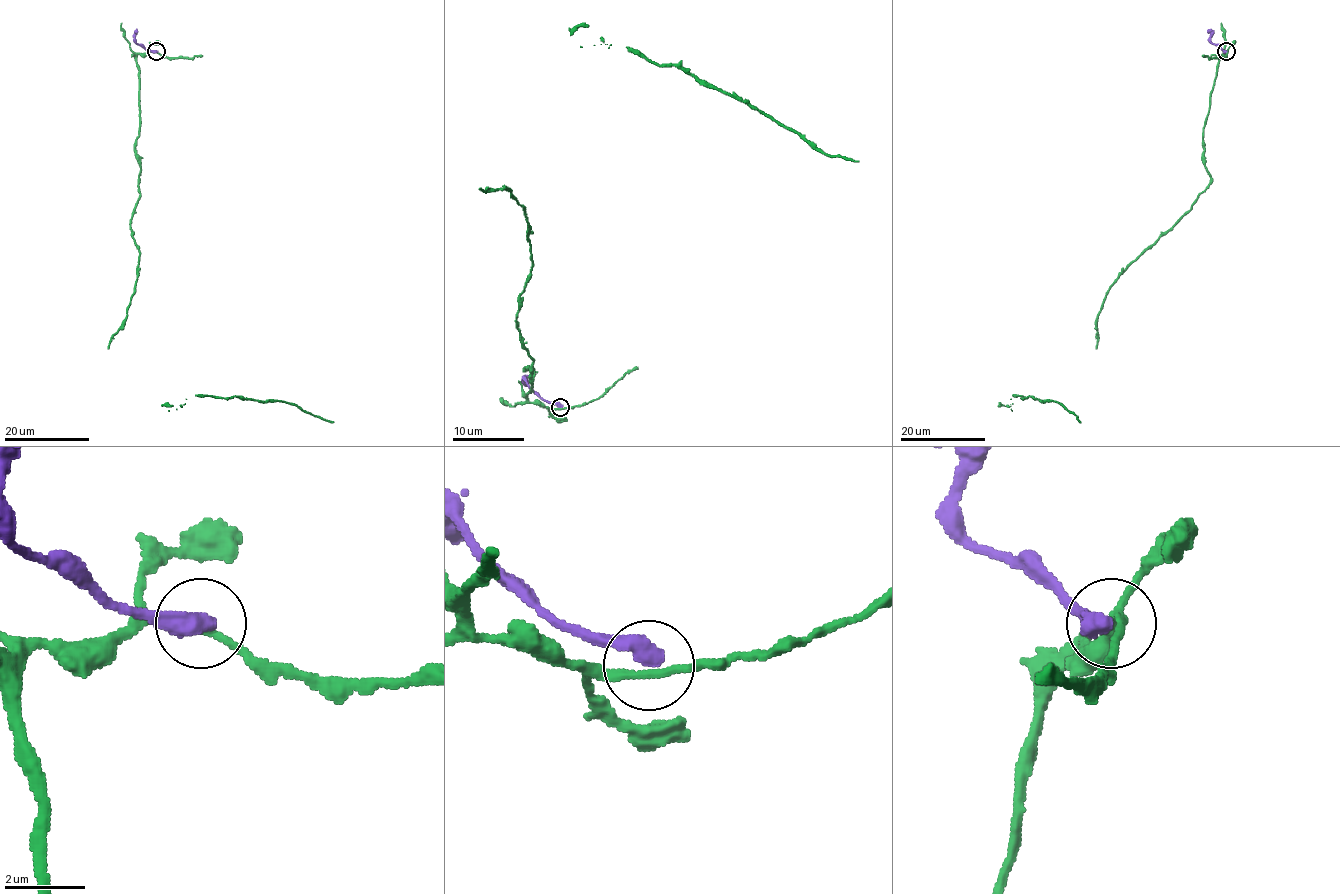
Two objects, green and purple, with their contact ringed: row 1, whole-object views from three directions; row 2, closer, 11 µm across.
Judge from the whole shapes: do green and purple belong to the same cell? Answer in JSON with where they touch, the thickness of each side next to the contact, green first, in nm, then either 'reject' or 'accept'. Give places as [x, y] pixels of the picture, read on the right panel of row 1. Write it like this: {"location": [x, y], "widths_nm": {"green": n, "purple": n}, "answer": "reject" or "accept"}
{"location": [1226, 51], "widths_nm": {"green": 180, "purple": 500}, "answer": "reject"}

